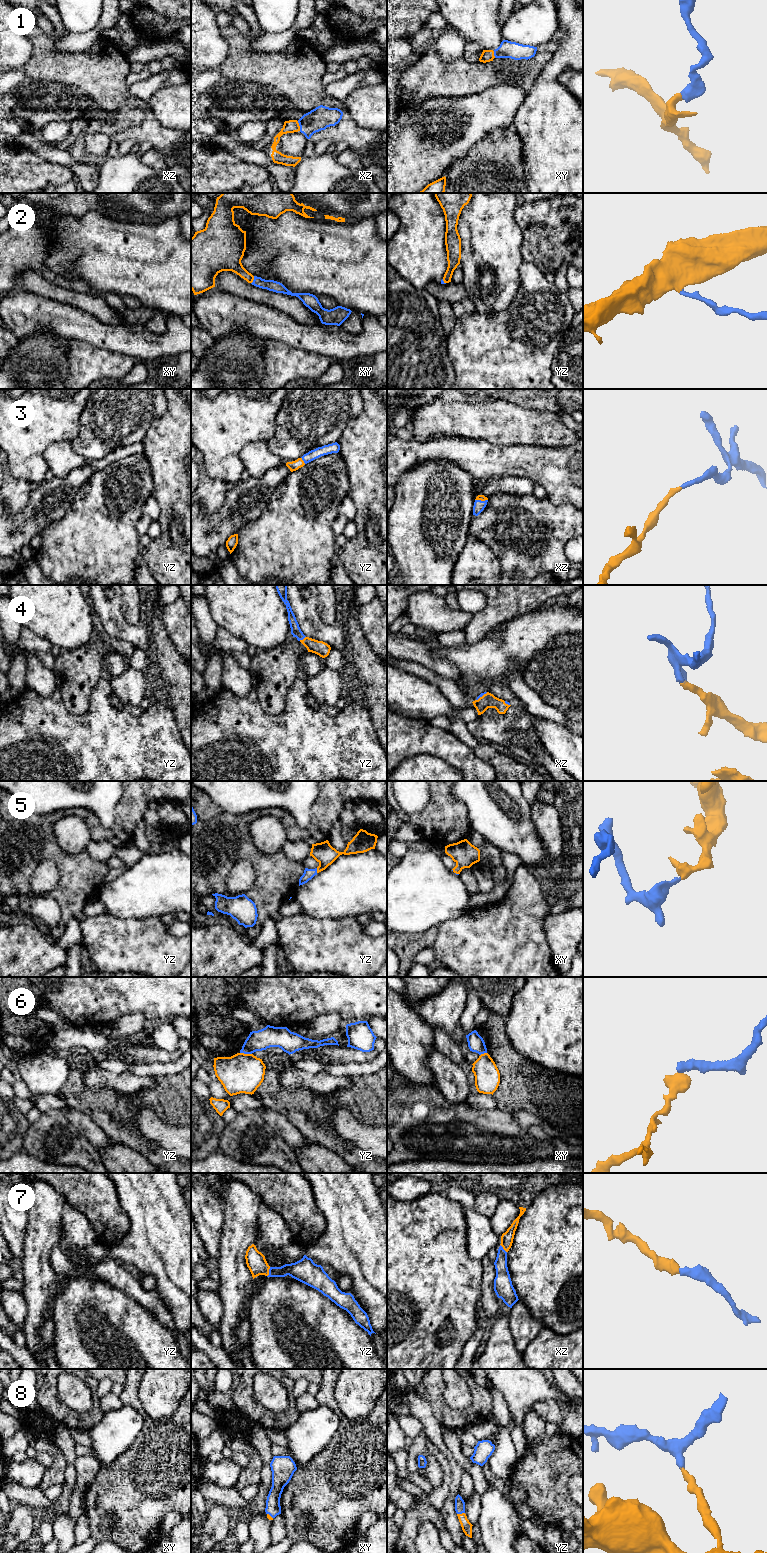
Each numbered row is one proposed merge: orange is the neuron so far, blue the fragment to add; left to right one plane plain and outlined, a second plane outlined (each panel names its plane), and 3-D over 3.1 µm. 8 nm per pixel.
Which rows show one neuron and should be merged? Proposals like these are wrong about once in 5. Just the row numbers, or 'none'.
1, 2, 3, 4, 5, 7, 8

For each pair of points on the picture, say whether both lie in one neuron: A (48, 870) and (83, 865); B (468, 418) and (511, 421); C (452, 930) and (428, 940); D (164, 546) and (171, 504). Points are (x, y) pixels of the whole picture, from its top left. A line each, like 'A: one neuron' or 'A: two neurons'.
A: two neurons
B: one neuron
C: two neurons
D: one neuron

